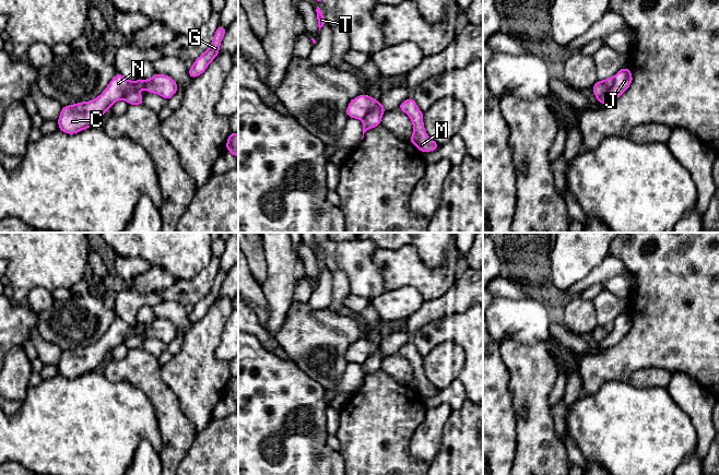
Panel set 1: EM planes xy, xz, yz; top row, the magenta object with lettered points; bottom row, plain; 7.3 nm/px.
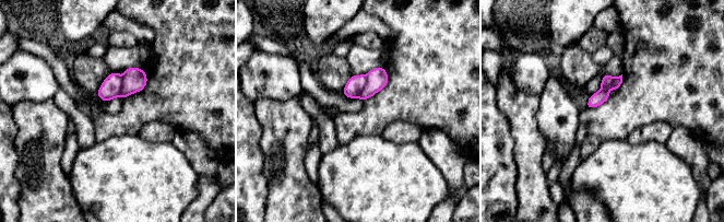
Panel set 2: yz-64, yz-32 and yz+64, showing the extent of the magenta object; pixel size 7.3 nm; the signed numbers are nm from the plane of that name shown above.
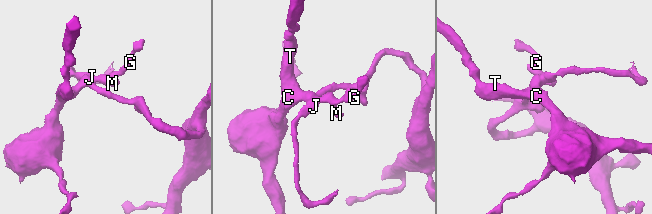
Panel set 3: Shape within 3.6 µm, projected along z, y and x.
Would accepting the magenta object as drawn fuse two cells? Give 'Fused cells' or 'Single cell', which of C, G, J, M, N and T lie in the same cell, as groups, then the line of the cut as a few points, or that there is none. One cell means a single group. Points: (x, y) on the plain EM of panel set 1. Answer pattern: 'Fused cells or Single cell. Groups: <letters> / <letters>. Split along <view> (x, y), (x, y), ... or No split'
Fused cells. Groups: C G M N T / J. Split along yz (614, 321), (613, 329), (597, 342)

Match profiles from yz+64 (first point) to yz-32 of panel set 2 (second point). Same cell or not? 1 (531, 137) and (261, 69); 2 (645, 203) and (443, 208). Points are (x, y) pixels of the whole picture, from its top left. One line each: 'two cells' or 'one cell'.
1: two cells
2: two cells

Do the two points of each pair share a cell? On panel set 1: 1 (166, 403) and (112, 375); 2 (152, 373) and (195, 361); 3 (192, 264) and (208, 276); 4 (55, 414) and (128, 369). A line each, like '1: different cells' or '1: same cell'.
1: same cell
2: different cells
3: different cells
4: different cells

